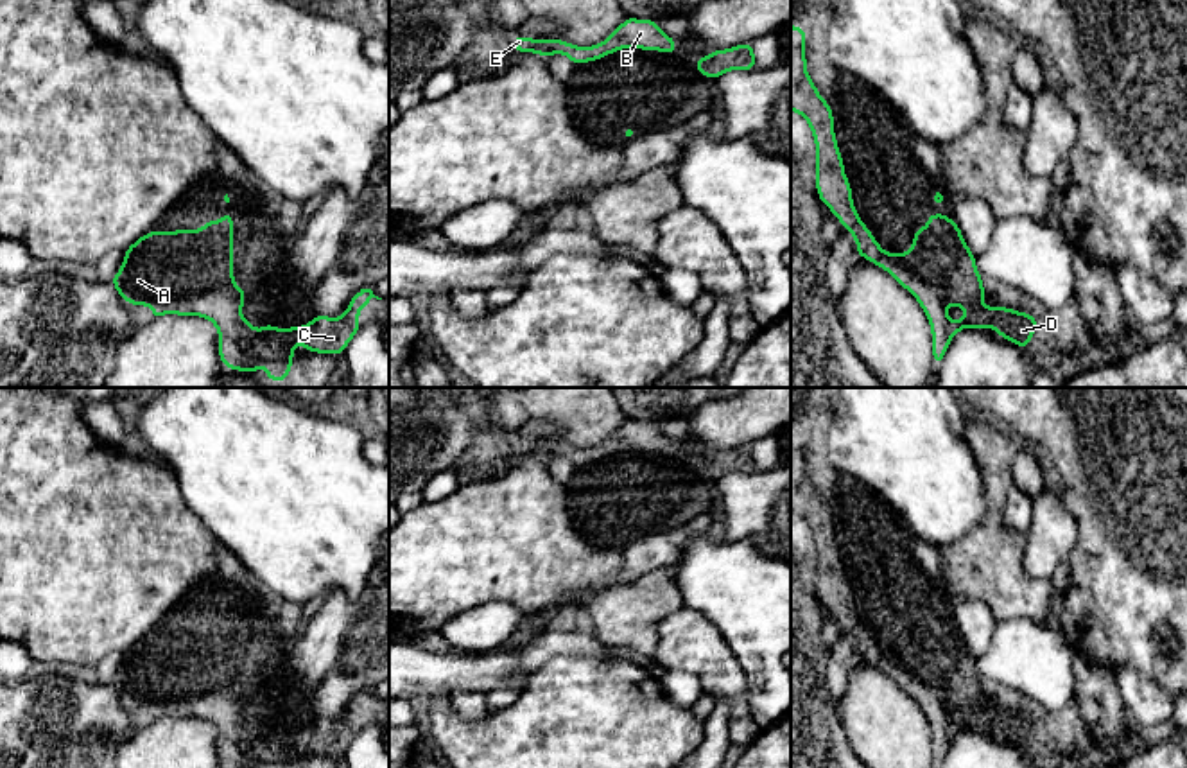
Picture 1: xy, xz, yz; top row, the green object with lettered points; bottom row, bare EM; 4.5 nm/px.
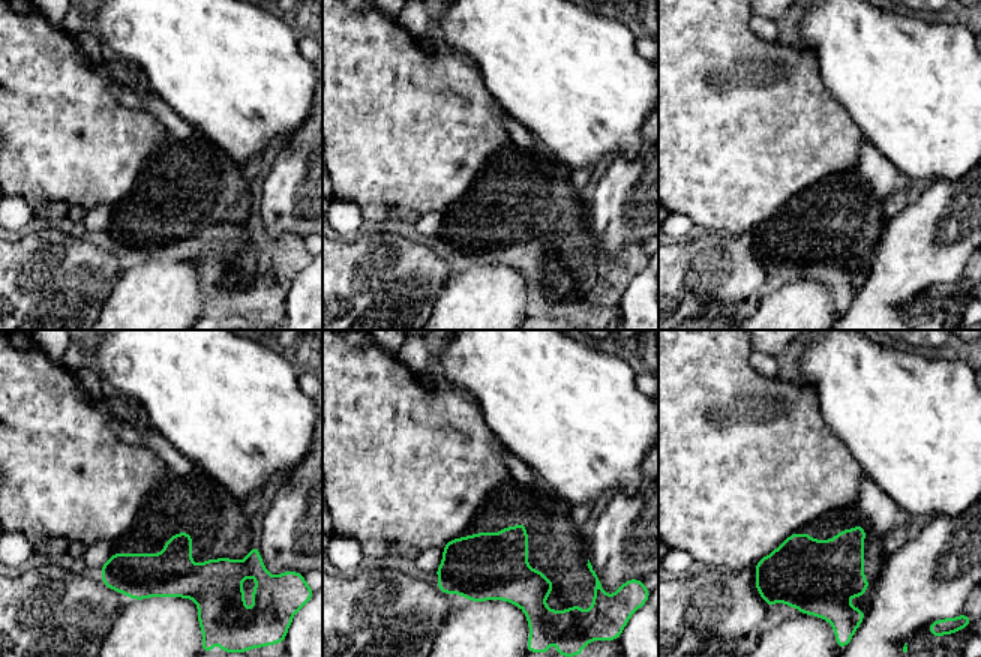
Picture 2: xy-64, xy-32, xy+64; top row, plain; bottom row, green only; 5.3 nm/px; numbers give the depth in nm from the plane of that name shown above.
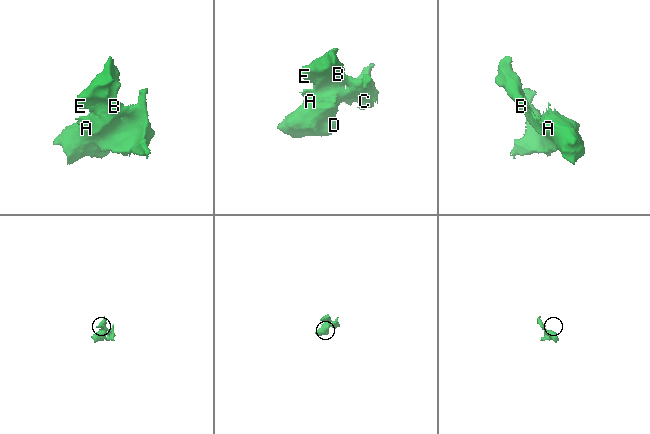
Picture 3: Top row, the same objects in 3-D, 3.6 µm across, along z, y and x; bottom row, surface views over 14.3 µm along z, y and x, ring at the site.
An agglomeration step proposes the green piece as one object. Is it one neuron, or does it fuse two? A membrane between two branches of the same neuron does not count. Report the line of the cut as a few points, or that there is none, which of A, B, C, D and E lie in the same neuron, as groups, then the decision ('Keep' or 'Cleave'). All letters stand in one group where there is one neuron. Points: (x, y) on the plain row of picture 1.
No split. Groups: A B C D E. Keep

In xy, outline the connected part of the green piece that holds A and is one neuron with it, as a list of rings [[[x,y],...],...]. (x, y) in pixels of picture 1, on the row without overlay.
[[[226,614],[219,623],[206,623],[201,632],[147,633],[124,657],[122,669],[111,680],[120,700],[134,709],[151,707],[151,720],[163,716],[199,718],[210,721],[219,734],[219,761],[226,768],[292,768],[294,748],[301,745],[308,755],[341,757],[360,732],[359,714],[373,702],[382,702],[371,691],[360,691],[341,720],[317,716],[303,729],[274,730],[269,723],[255,730],[242,720],[246,693],[233,678],[233,617]]]

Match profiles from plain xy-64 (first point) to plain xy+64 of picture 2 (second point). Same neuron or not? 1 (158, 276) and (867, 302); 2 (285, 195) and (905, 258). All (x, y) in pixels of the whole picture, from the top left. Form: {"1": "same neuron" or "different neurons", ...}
{"1": "different neurons", "2": "same neuron"}

